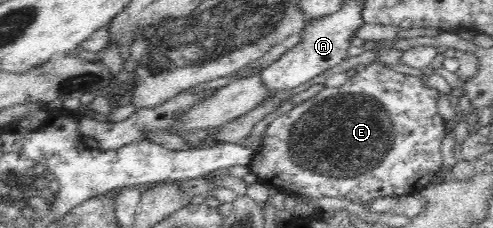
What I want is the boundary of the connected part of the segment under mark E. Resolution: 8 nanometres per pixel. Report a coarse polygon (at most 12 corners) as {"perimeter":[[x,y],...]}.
{"perimeter":[[378,59],[272,120],[249,164],[367,208],[443,162],[441,94]]}

